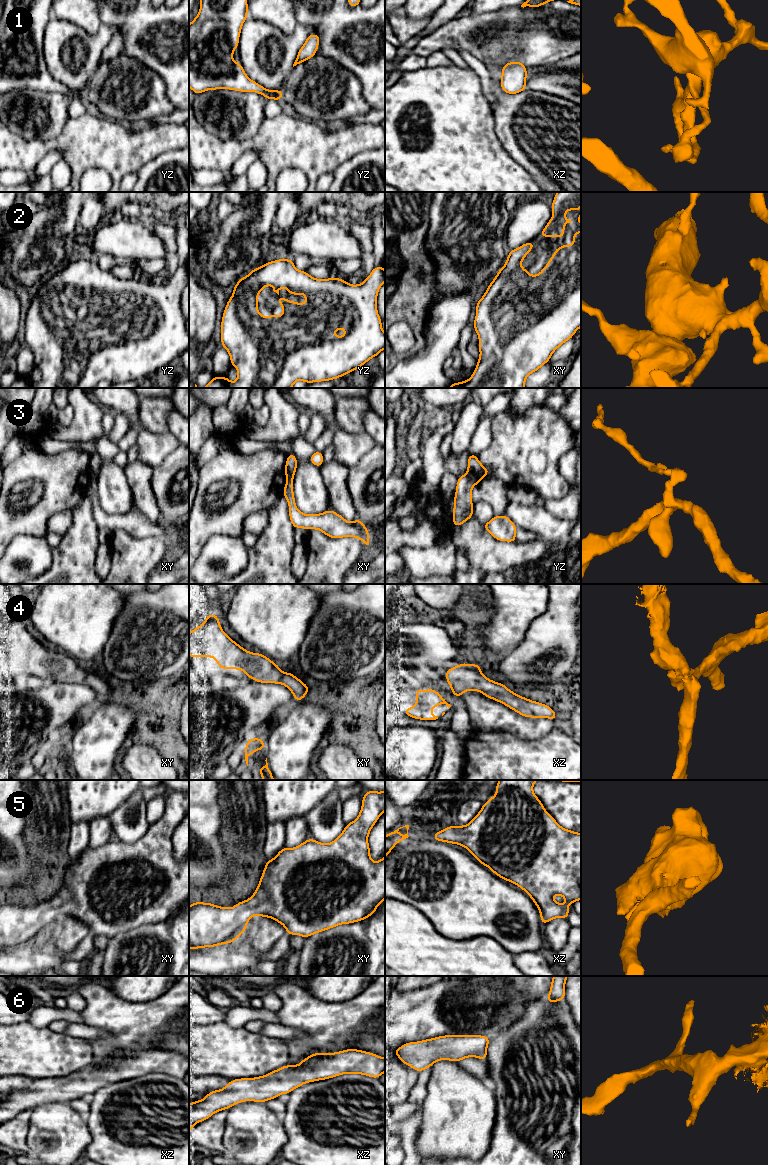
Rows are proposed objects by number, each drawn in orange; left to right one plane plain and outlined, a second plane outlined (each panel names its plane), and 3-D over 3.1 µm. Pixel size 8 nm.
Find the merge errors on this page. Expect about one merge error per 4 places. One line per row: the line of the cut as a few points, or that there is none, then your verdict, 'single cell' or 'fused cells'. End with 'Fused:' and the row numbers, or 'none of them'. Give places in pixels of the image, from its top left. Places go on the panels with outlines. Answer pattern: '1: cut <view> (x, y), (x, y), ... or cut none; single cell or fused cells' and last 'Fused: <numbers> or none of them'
1: cut none; single cell
2: cut none; single cell
3: cut yz (466, 474), (472, 486); fused cells
4: cut none; single cell
5: cut none; single cell
6: cut none; single cell
Fused: 3

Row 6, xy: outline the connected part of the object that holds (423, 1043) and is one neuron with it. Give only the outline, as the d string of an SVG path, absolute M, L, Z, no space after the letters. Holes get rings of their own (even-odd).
M444 1035L405 1043L394 1053L402 1063L419 1073L440 1060L459 1062L467 1057L476 1057L486 1061L490 1041L482 1035Z

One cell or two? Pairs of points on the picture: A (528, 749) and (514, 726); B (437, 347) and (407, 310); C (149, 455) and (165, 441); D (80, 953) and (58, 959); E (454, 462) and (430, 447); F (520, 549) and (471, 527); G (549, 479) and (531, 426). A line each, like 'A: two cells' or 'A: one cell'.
A: two cells
B: two cells
C: one cell
D: one cell
E: one cell
F: one cell
G: one cell

